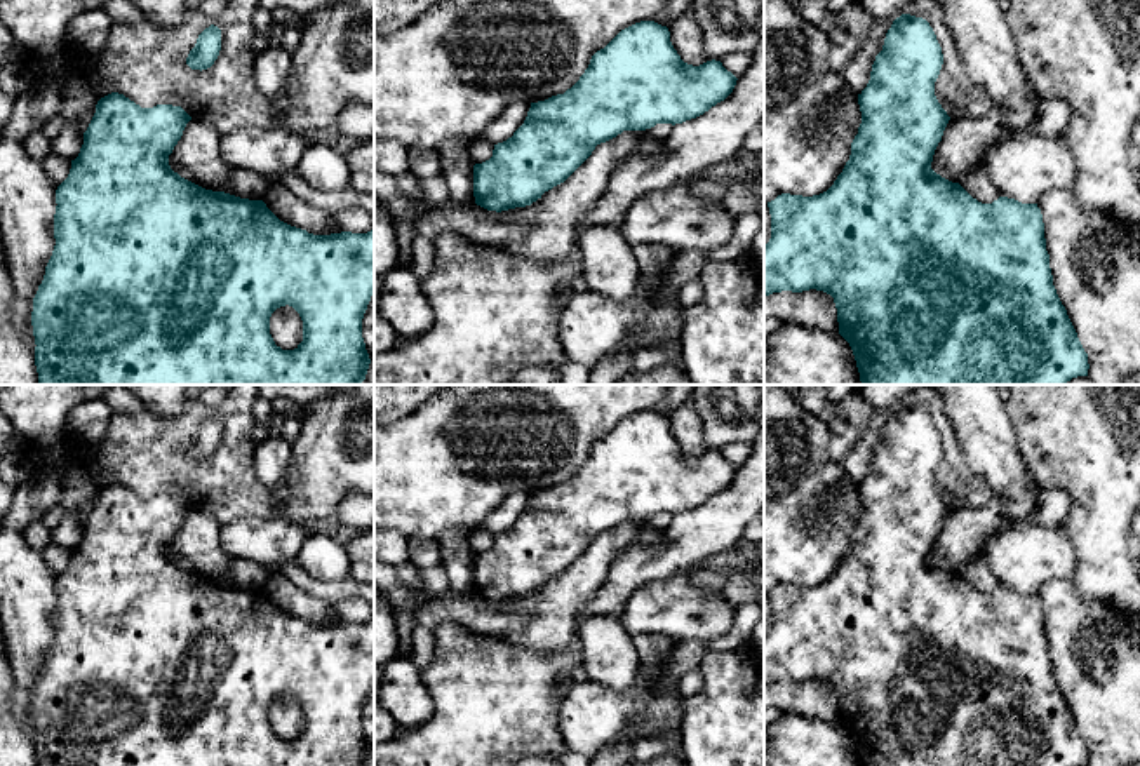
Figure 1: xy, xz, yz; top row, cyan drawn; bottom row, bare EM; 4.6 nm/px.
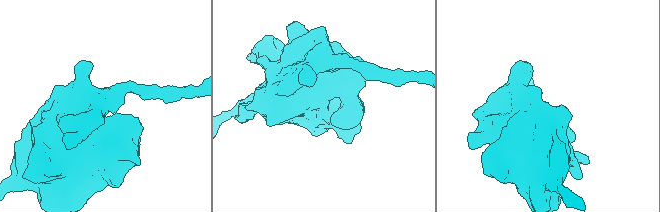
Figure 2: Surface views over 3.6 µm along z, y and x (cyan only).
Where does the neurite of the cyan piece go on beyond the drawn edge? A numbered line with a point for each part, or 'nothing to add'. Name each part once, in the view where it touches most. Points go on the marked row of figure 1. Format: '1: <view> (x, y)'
nothing to add

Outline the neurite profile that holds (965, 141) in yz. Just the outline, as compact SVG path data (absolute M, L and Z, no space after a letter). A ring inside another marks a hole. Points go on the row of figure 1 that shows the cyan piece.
M1039 99L1037 120L1013 132L1003 125L1003 113L992 108L980 118L950 118L938 143L931 169L942 178L959 183L973 169L980 167L987 150L997 143L1025 134L1043 134L1063 139L1070 122L1070 106L1062 99Z

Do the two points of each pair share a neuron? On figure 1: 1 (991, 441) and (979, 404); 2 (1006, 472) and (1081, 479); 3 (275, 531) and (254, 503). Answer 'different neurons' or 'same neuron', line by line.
1: same neuron
2: different neurons
3: different neurons

